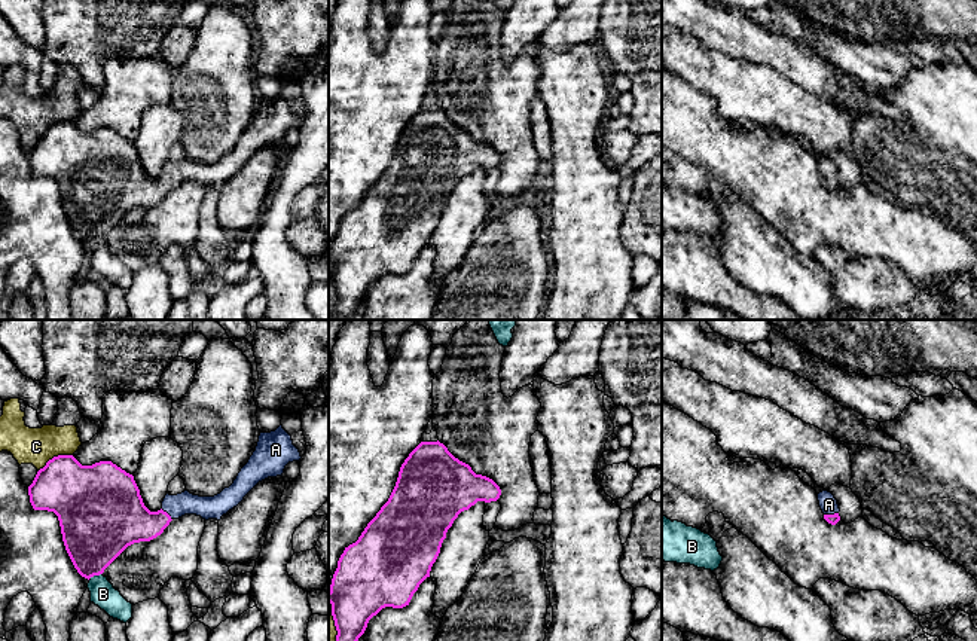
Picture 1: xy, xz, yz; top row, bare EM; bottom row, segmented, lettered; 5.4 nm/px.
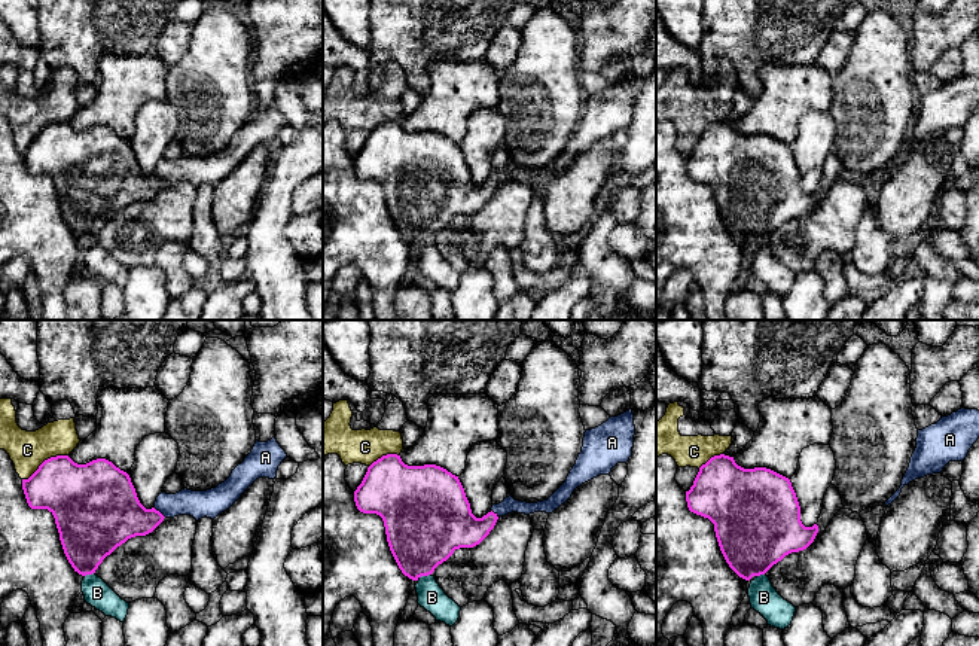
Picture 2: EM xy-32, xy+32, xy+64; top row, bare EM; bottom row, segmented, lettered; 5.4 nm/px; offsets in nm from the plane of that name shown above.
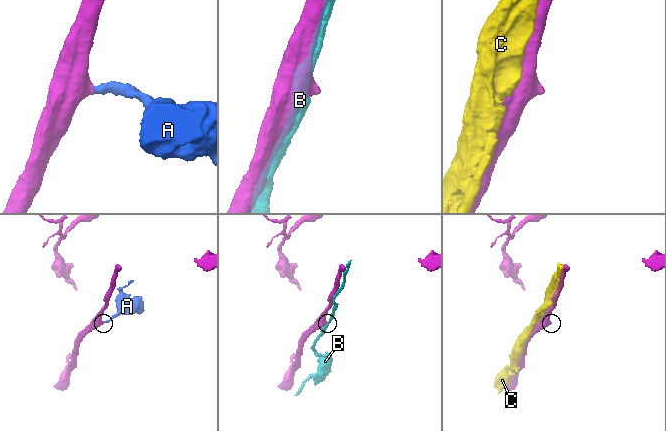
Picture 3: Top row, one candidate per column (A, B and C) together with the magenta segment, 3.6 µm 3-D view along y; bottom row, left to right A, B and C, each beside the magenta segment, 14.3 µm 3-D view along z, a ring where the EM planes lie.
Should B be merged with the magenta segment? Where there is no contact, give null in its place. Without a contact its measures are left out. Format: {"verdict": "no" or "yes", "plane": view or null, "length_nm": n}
{"verdict": "no", "plane": "xy", "length_nm": 80}

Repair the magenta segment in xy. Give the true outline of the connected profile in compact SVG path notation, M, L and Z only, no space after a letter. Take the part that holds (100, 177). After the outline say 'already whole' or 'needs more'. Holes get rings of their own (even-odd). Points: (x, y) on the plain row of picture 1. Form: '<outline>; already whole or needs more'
M280 92L275 98L260 100L256 117L248 129L241 135L233 150L220 161L214 164L199 164L189 158L177 162L167 161L162 175L150 178L143 170L134 143L112 128L82 132L73 122L58 122L37 138L33 150L28 153L28 162L34 177L54 178L58 183L65 217L77 239L89 247L94 242L103 241L128 213L150 208L161 202L172 186L196 181L205 187L220 187L259 149L283 143L286 132L300 128L300 125L291 103Z; needs more

